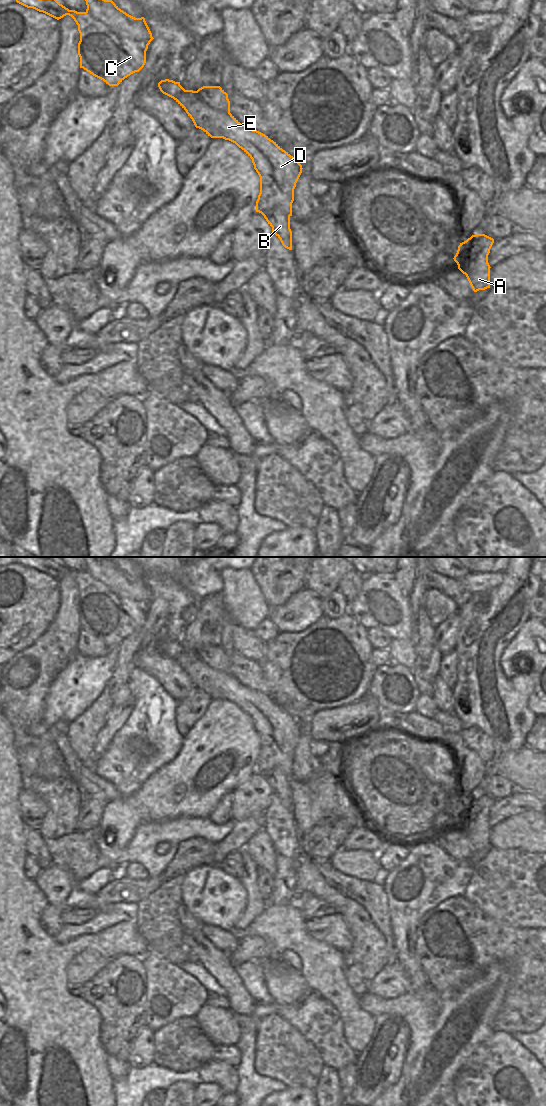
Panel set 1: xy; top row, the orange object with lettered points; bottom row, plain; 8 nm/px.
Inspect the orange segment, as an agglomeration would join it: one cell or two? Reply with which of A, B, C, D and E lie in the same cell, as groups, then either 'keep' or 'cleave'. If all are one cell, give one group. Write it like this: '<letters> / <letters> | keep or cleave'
A C D E / B | cleave

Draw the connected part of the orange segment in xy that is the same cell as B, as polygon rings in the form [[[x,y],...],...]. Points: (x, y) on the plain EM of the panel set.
[[[271,770],[262,775],[272,787],[272,792],[280,799],[282,805],[292,810],[292,791],[290,789],[290,776],[283,770]]]

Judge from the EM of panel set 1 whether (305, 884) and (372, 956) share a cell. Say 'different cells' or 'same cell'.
same cell

